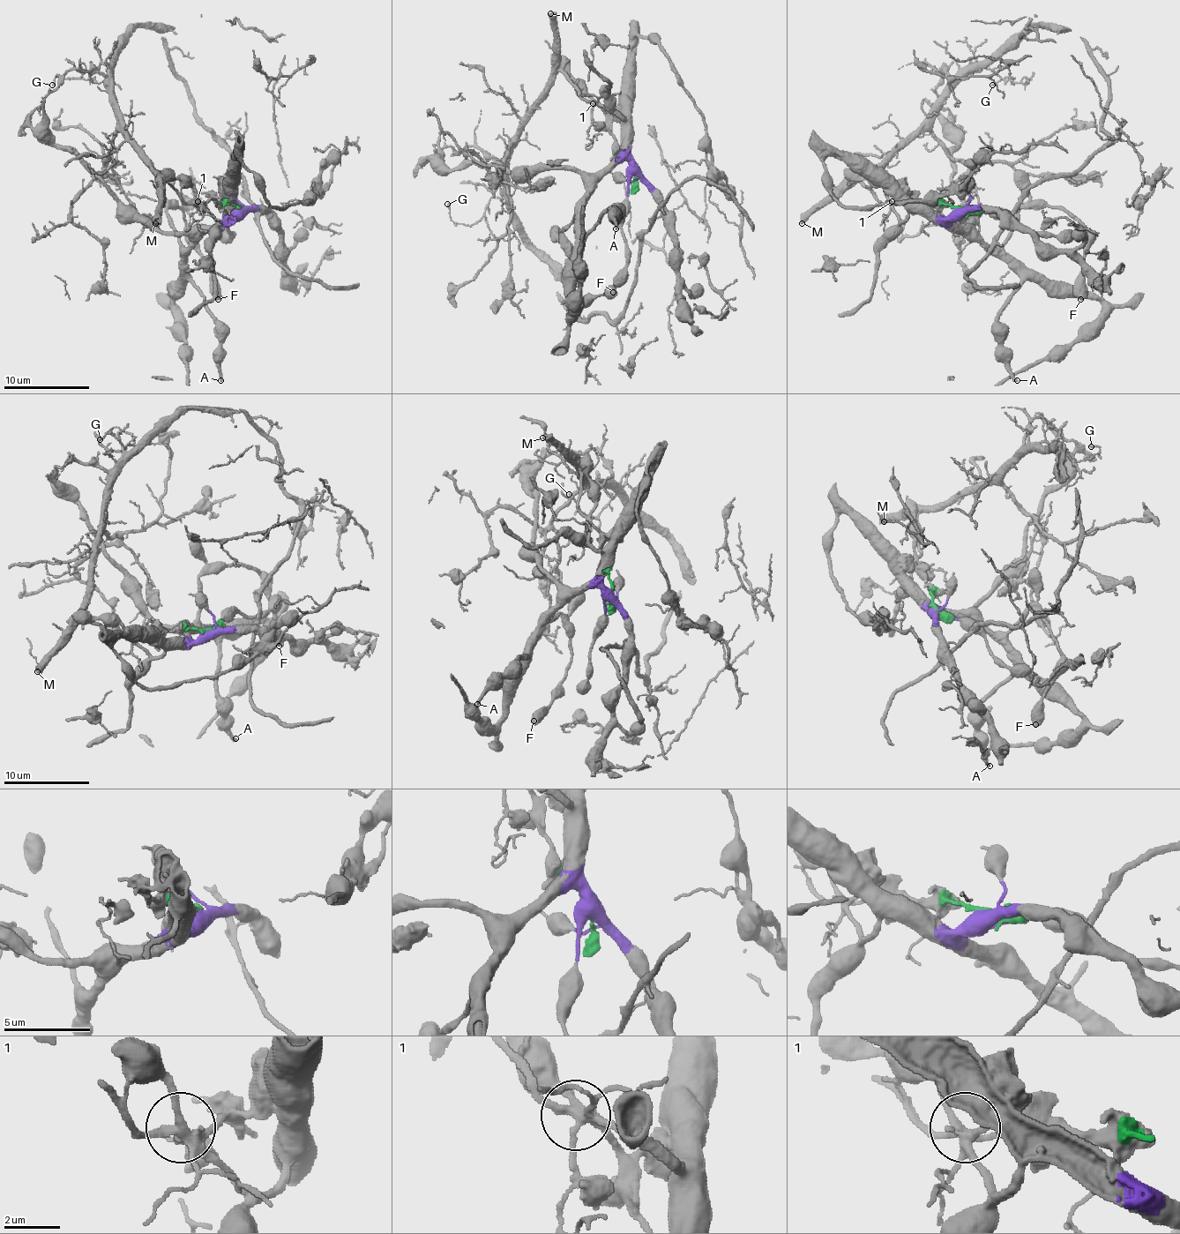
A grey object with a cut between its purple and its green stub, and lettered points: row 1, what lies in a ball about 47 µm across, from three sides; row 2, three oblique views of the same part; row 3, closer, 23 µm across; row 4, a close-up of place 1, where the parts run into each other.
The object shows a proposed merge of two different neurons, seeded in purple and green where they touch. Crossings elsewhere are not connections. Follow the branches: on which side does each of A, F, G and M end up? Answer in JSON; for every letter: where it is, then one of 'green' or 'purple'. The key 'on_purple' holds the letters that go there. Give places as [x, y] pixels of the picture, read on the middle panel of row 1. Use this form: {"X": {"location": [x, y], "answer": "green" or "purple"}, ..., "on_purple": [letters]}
{"A": {"location": [616, 228], "answer": "purple"}, "F": {"location": [613, 292], "answer": "purple"}, "G": {"location": [447, 204], "answer": "green"}, "M": {"location": [550, 13], "answer": "green"}, "on_purple": ["A", "F"]}

